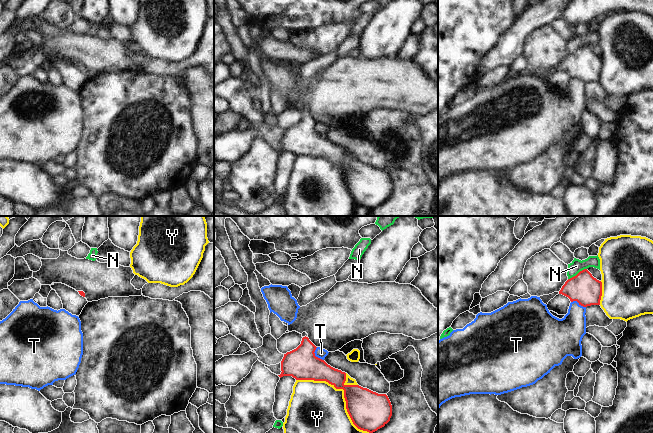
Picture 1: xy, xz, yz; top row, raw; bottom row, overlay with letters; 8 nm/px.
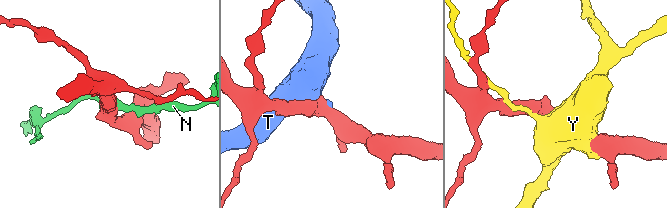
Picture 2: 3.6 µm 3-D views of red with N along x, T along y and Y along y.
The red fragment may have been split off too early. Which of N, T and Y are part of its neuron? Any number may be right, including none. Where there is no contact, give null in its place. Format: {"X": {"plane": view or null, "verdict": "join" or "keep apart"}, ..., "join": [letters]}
{"N": {"plane": "yz", "verdict": "keep apart"}, "T": {"plane": "xz", "verdict": "keep apart"}, "Y": {"plane": "xz", "verdict": "keep apart"}, "join": []}

